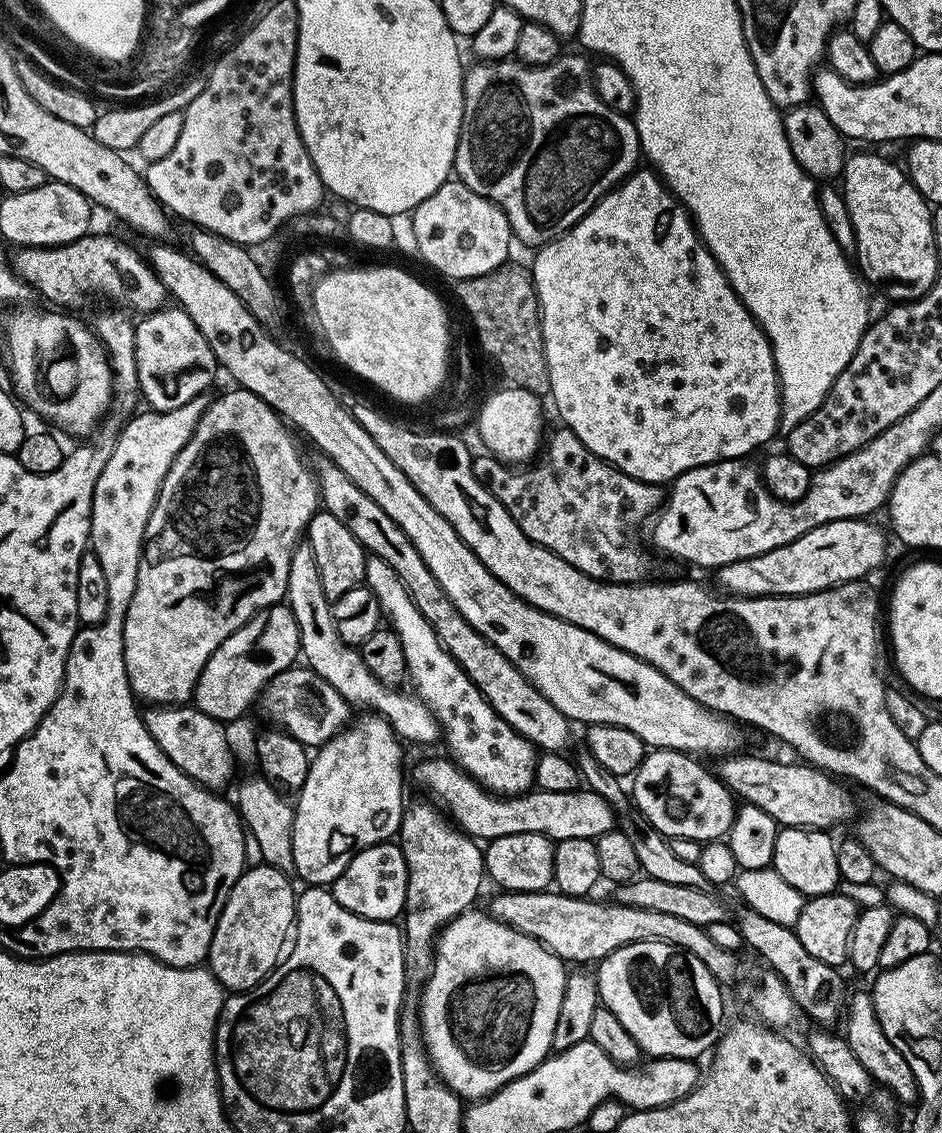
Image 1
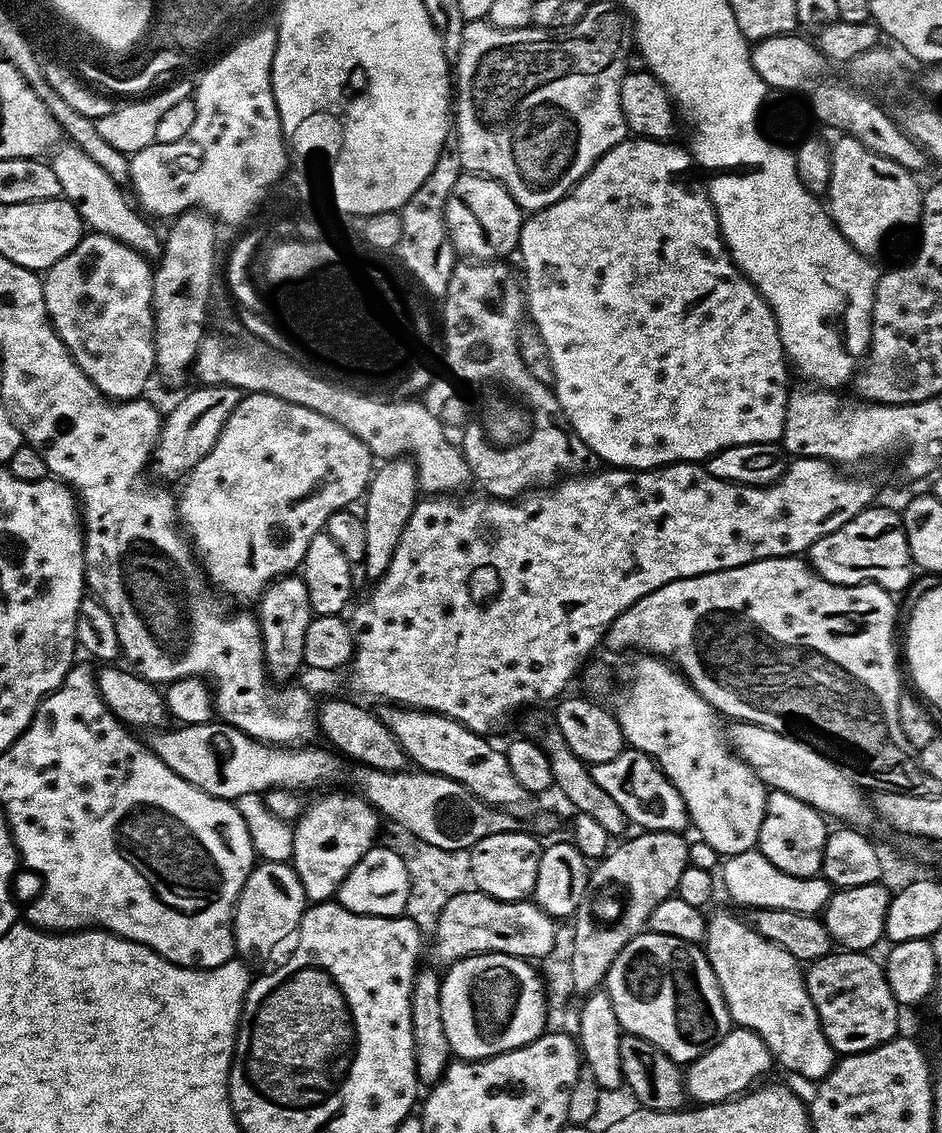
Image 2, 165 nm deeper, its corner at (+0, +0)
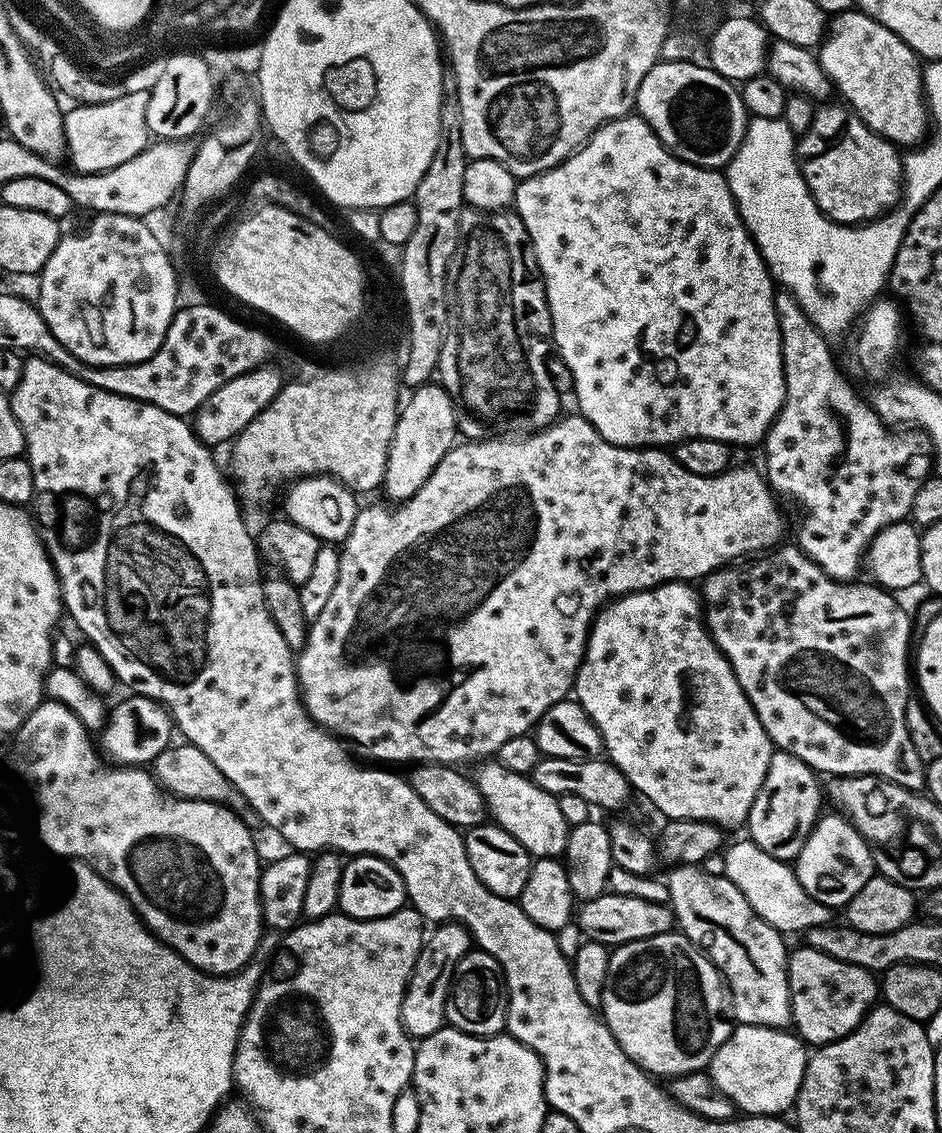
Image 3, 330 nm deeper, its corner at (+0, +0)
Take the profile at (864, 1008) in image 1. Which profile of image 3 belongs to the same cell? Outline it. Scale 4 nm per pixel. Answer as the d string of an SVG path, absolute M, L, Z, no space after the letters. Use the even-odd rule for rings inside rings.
M807 946L793 947L788 954L788 989L795 1035L808 1046L846 1038L860 1027L878 1000L877 973Z

